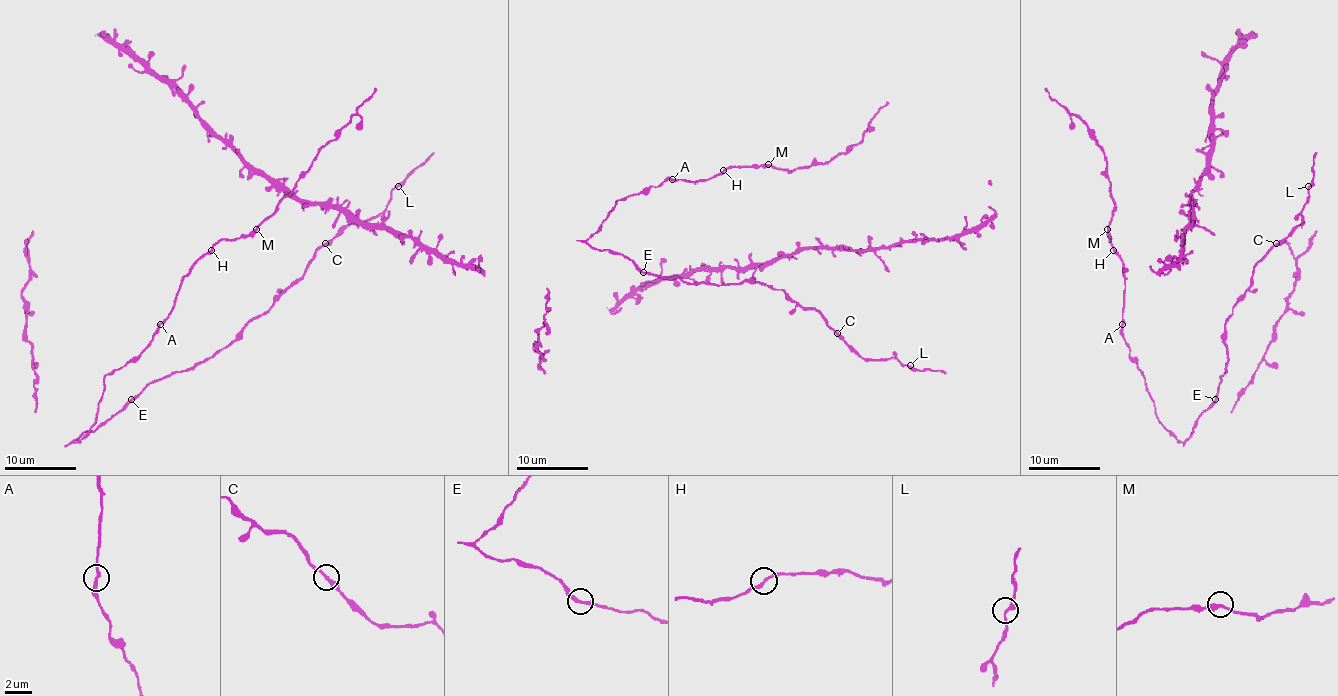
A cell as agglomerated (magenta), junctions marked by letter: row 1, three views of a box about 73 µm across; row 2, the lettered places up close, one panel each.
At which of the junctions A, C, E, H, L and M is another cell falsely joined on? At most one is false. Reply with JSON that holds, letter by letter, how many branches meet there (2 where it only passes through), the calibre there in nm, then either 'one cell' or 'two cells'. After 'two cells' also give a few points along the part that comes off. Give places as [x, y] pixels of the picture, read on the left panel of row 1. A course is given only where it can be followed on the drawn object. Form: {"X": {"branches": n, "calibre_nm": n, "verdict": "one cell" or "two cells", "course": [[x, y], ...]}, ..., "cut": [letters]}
{"A": {"branches": 2, "calibre_nm": 280, "verdict": "one cell"}, "C": {"branches": 2, "calibre_nm": 280, "verdict": "one cell"}, "E": {"branches": 2, "calibre_nm": 280, "verdict": "one cell"}, "H": {"branches": 2, "calibre_nm": 240, "verdict": "one cell"}, "L": {"branches": 2, "calibre_nm": 280, "verdict": "one cell"}, "M": {"branches": 2, "calibre_nm": 280, "verdict": "one cell"}, "cut": []}

